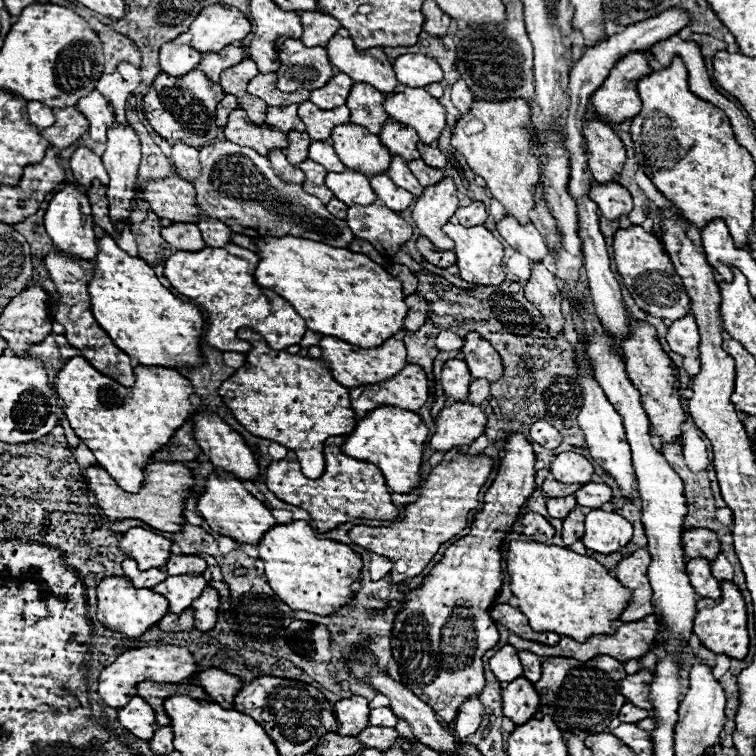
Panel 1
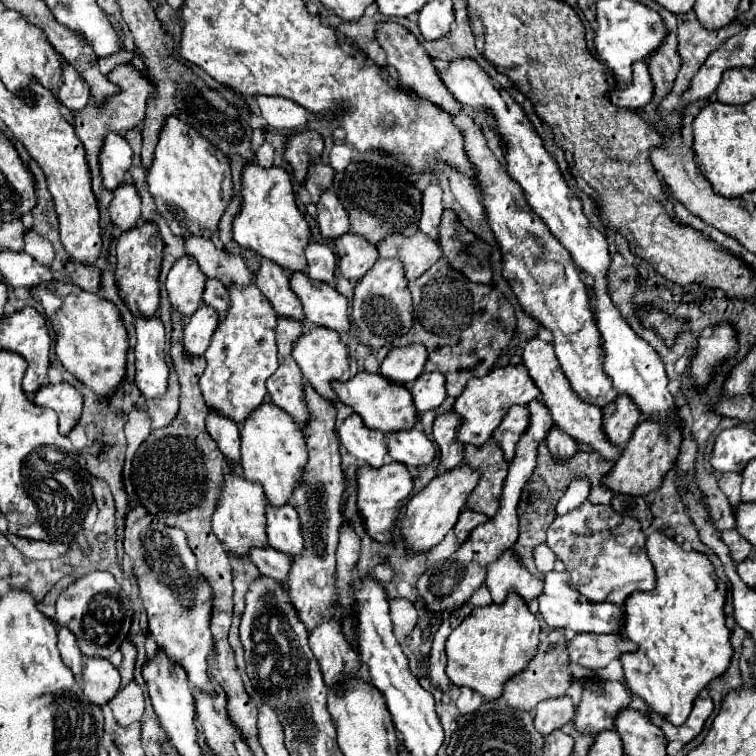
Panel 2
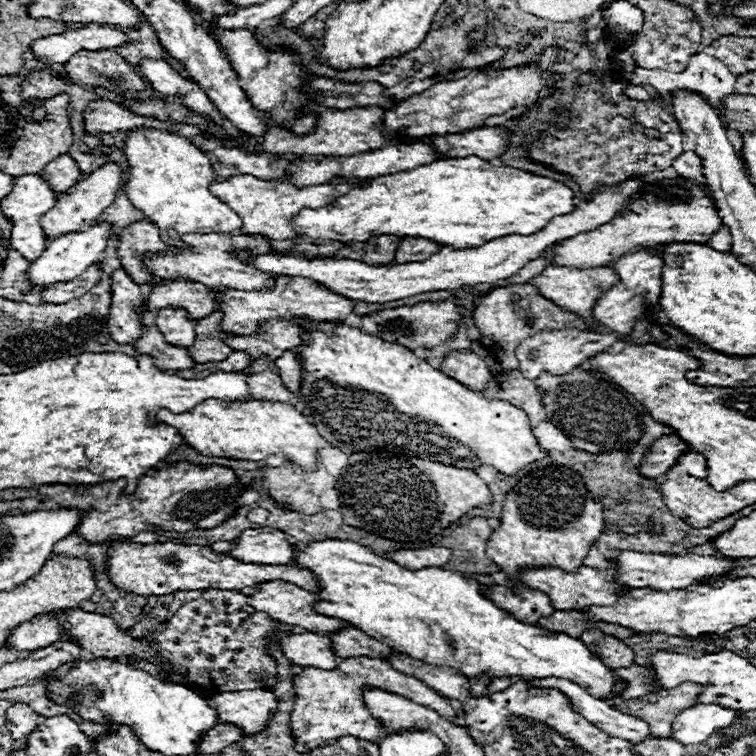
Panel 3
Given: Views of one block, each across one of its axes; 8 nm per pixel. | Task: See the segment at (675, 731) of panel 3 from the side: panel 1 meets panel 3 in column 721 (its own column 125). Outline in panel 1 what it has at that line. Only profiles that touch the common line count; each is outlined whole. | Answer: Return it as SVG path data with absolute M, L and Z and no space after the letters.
M134 696L124 708L118 710L118 720L140 740L150 740L158 730L152 708L140 696Z

